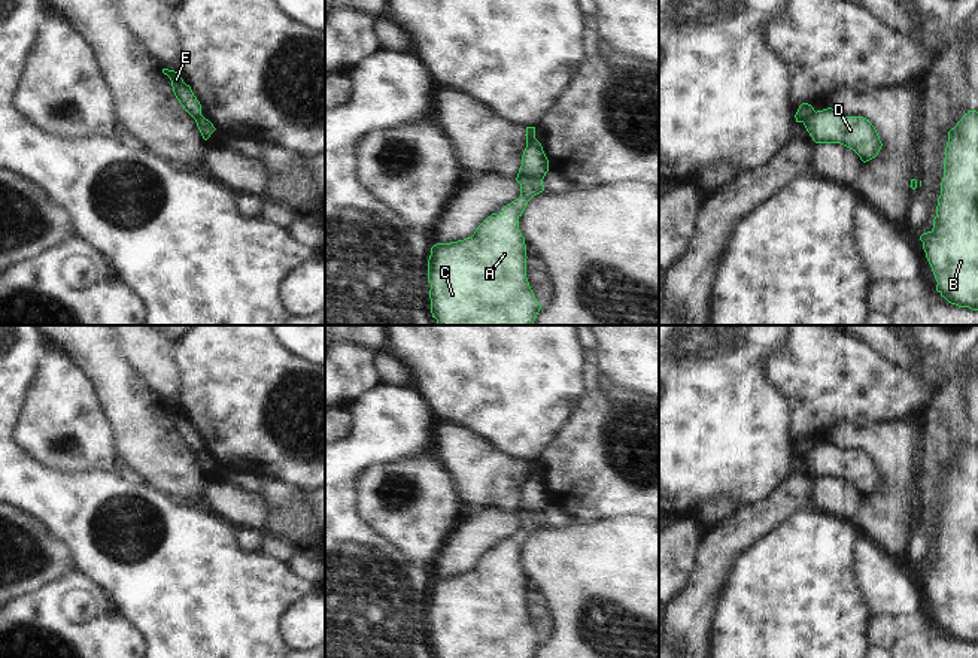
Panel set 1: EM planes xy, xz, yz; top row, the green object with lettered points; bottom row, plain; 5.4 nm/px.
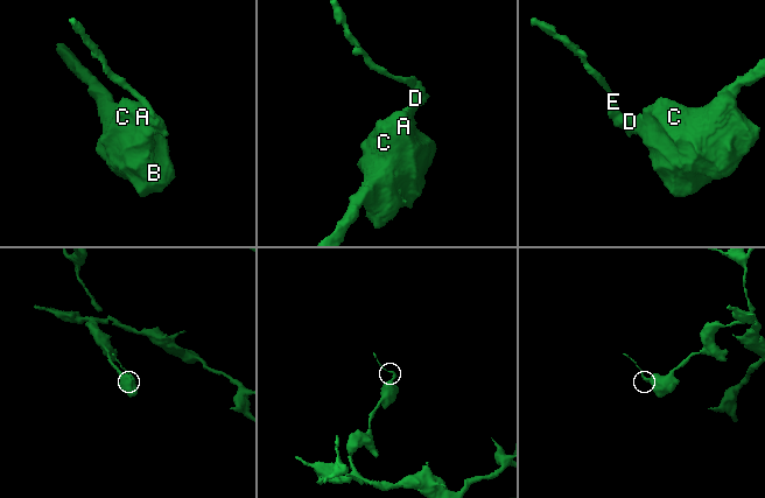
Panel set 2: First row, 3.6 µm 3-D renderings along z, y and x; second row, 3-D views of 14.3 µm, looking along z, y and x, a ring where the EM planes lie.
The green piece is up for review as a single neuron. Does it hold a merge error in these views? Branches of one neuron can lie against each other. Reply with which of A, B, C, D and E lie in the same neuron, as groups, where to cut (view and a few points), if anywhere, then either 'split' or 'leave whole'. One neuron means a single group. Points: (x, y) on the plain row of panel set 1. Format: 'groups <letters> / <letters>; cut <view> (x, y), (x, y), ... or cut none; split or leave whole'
groups A B C D / E; cut yz (814, 445), (802, 455); split

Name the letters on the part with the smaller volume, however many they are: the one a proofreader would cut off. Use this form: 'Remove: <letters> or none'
Remove: E

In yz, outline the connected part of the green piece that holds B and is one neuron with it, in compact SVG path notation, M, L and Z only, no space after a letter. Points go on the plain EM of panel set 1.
M969 445L948 466L944 512L933 563L920 570L938 616L936 625L951 639L978 645L978 446Z

